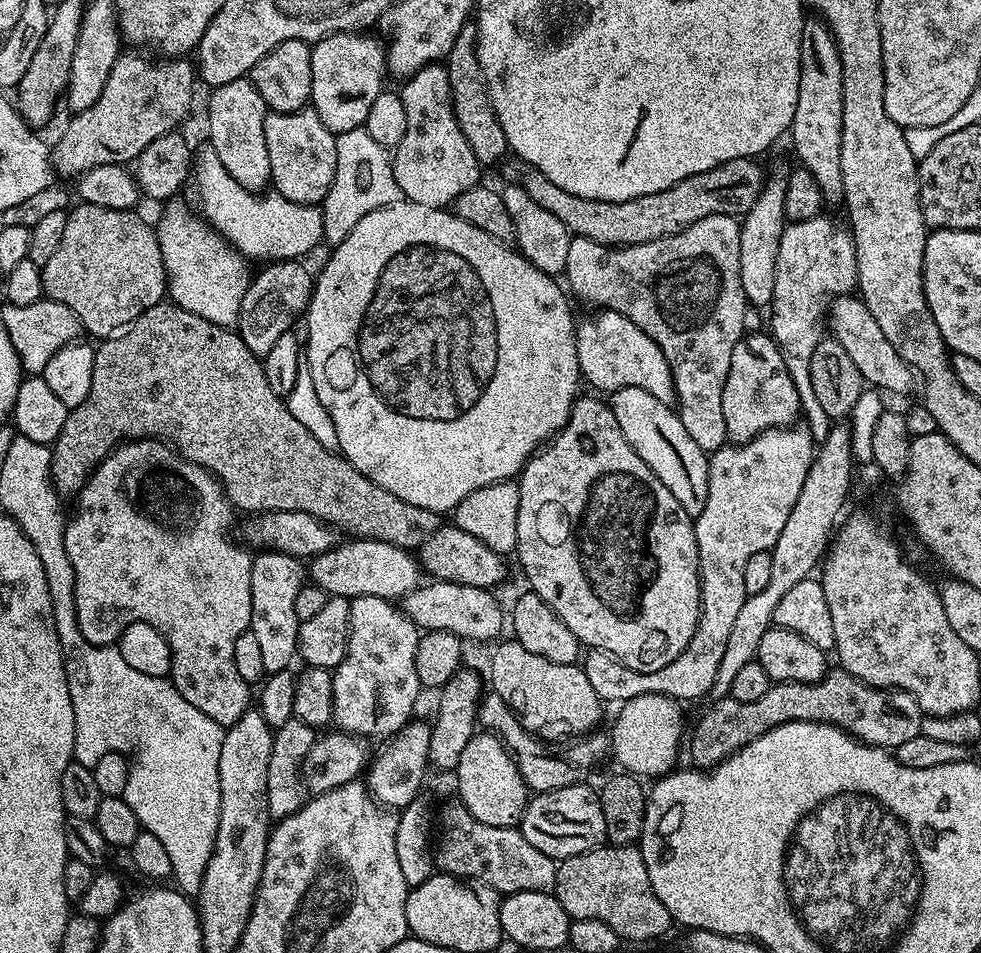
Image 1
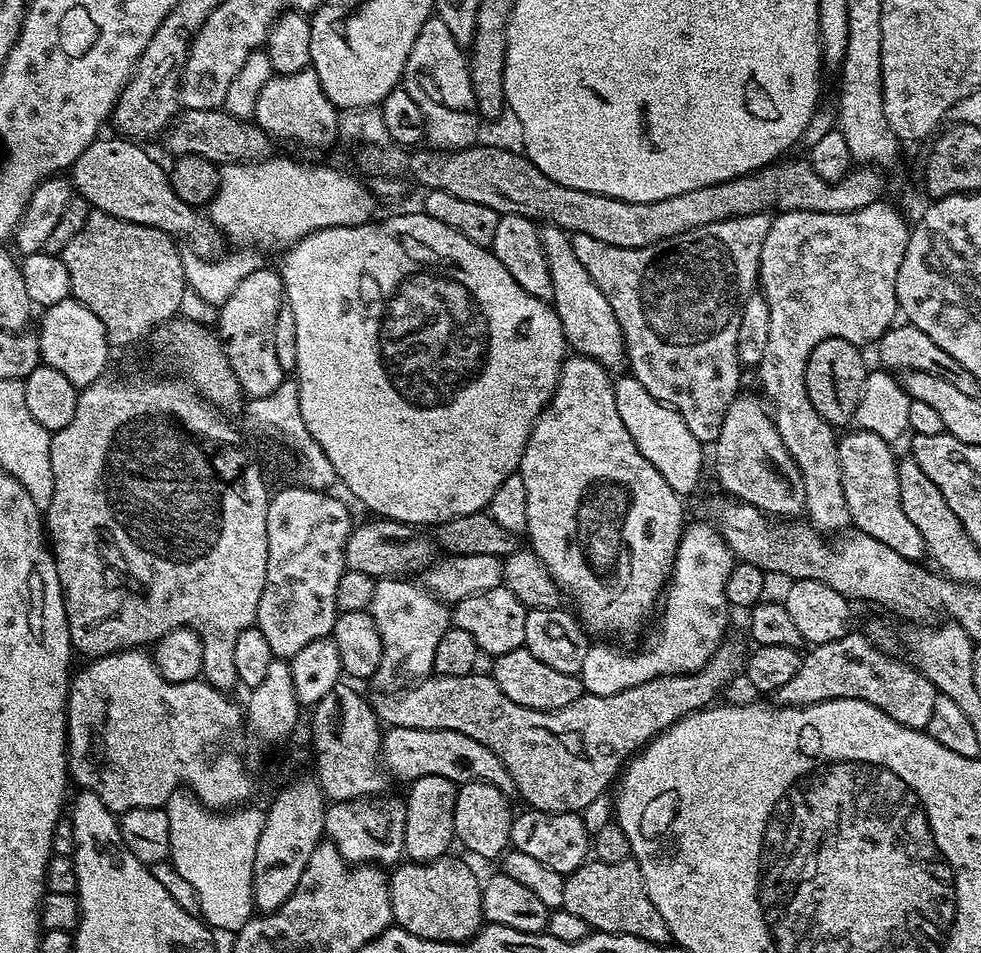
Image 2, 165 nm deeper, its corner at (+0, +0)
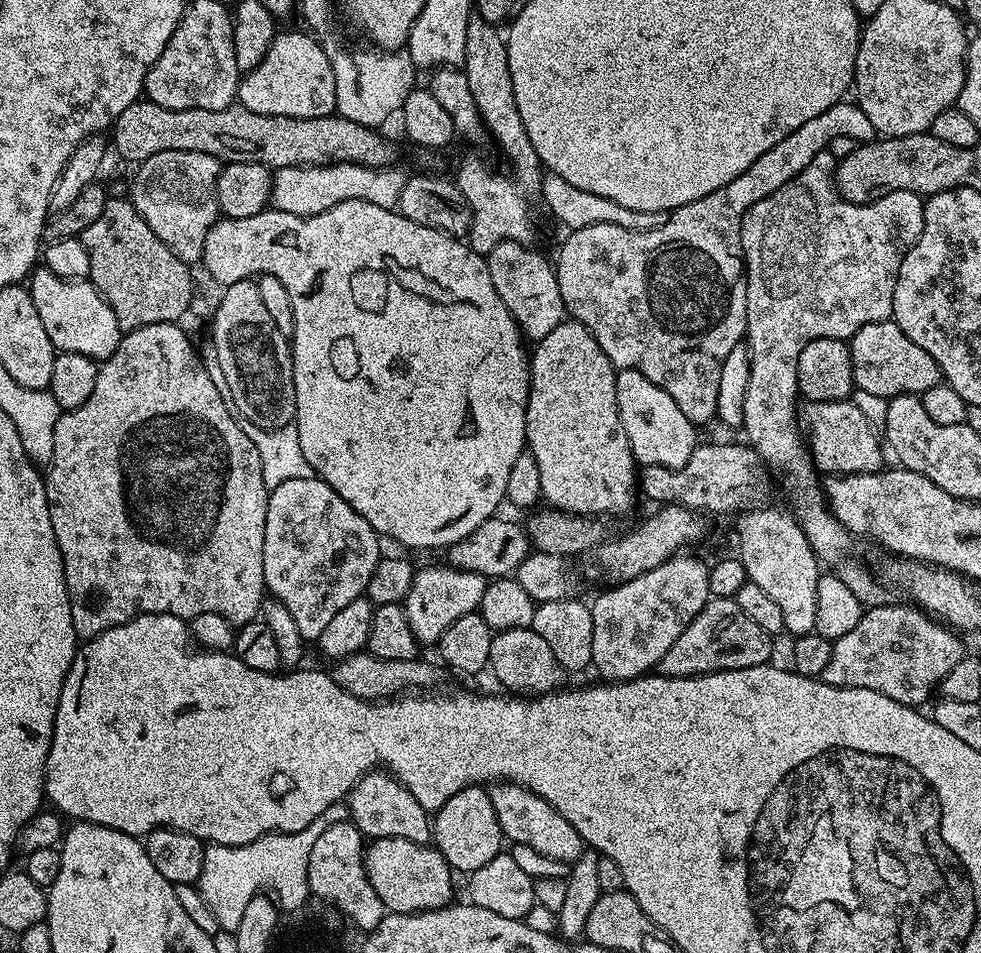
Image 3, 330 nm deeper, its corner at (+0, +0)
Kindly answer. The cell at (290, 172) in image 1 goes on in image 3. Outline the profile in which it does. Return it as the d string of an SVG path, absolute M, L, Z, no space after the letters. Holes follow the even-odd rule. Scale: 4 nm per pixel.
M281 31L270 50L266 50L266 58L241 75L238 102L246 106L246 110L290 118L322 118L336 112L336 87L330 58L324 44L316 41L315 35L304 32Z

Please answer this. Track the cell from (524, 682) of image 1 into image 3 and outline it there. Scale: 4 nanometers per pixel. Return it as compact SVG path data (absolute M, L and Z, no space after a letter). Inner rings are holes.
M511 628L505 632L496 632L490 642L488 668L492 676L501 684L501 689L512 694L523 694L528 698L544 696L565 687L566 673L562 662L550 650L543 638L530 628Z

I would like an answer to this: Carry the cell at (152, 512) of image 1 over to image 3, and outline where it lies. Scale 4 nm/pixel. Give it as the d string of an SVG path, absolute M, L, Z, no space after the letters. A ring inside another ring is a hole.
M176 322L155 324L123 333L118 350L114 350L114 354L100 364L98 382L90 398L86 398L82 406L61 411L54 426L54 454L46 472L44 489L50 522L54 526L54 538L64 563L70 618L80 638L91 638L102 634L107 628L122 626L143 612L169 612L171 616L180 616L186 622L203 612L217 612L233 626L249 624L262 612L266 599L262 542L266 534L266 506L270 491L262 478L262 458L258 454L258 446L254 446L248 436L248 428L234 415L221 385L214 376L212 381L211 374L204 369L203 362L192 350L191 338L180 326Z

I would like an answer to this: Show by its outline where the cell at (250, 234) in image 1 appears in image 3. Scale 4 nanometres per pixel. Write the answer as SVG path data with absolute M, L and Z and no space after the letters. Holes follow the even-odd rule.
M314 164L307 168L277 168L272 173L270 204L271 207L282 210L286 214L298 214L299 216L322 214L322 210L330 210L330 206L338 206L338 202L346 202L347 200L374 202L374 206L395 209L400 203L405 179L405 173L400 173L396 166L367 168L361 164Z

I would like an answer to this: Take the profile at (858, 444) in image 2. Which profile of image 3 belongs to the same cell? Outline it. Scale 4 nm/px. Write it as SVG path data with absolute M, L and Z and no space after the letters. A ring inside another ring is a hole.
M851 399L838 402L807 401L802 408L802 424L817 473L850 476L854 472L878 472L885 467L886 452L878 429L866 420Z

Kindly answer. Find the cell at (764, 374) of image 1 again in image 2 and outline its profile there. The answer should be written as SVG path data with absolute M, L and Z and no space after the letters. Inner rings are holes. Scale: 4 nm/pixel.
M738 394L734 402L730 402L730 410L726 410L726 418L722 418L722 434L718 434L714 445L716 451L716 476L725 488L729 497L754 506L760 512L772 518L796 518L804 512L804 487L798 466L790 458L782 438L778 434L776 424L772 421L772 413L759 395L744 396Z

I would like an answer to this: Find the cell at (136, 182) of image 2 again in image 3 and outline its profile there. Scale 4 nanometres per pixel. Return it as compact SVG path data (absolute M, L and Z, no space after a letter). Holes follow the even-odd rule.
M347 200L346 202L338 202L338 206L330 206L330 210L322 210L322 214L314 214L313 216L286 214L282 210L269 206L263 212L254 214L250 218L217 219L215 226L206 234L202 257L203 264L205 270L220 283L220 286L233 284L241 278L259 278L262 276L278 278L278 282L282 282L282 286L286 286L286 291L290 293L290 306L294 306L294 322L296 323L290 337L290 347L292 349L294 386L296 387L296 418L294 423L298 430L298 442L302 446L302 454L306 454L306 462L310 462L313 473L326 481L334 490L334 494L338 494L346 503L354 506L354 510L358 510L358 514L362 514L362 518L366 518L366 522L370 522L370 526L377 534L384 538L389 536L390 539L397 540L398 543L405 544L408 548L440 548L440 550L446 550L454 542L462 542L462 538L474 534L474 530L478 530L478 526L482 526L482 522L486 522L501 511L500 504L505 503L504 495L506 494L506 482L510 475L510 469L514 467L516 459L526 451L524 411L528 405L532 370L530 352L526 347L520 326L510 314L510 310L506 310L502 298L498 298L498 294L494 290L494 282L490 282L487 259L481 253L473 250L463 239L447 236L445 232L438 230L430 230L430 226L418 226L418 222L410 222L410 218L400 215L399 211L374 206L374 202Z

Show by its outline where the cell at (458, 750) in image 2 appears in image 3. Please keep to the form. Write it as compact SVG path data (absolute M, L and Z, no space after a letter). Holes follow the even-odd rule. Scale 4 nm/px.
M496 782L488 788L488 797L494 802L494 814L498 814L498 822L502 825L505 841L512 844L530 846L538 850L538 854L546 854L546 858L554 858L558 862L571 865L586 849L584 839L570 826L550 802L546 802L538 794L534 794L521 784Z

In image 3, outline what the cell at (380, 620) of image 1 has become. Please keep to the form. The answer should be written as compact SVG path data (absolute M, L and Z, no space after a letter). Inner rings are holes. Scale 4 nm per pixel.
M441 562L433 568L420 568L414 582L410 586L410 594L402 605L406 618L410 622L410 630L414 630L417 641L421 645L439 645L442 634L453 622L458 622L462 614L477 611L482 602L482 594L486 594L489 581L477 572L464 572Z

